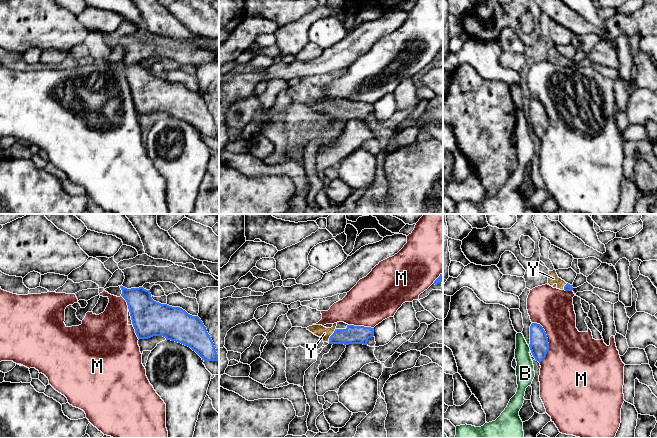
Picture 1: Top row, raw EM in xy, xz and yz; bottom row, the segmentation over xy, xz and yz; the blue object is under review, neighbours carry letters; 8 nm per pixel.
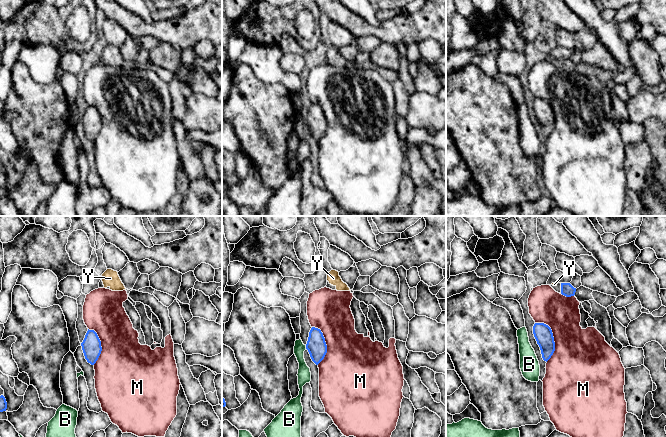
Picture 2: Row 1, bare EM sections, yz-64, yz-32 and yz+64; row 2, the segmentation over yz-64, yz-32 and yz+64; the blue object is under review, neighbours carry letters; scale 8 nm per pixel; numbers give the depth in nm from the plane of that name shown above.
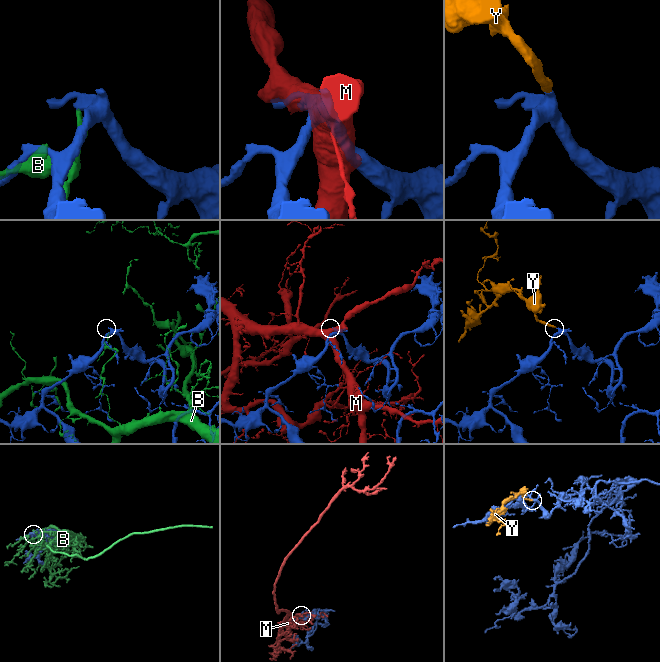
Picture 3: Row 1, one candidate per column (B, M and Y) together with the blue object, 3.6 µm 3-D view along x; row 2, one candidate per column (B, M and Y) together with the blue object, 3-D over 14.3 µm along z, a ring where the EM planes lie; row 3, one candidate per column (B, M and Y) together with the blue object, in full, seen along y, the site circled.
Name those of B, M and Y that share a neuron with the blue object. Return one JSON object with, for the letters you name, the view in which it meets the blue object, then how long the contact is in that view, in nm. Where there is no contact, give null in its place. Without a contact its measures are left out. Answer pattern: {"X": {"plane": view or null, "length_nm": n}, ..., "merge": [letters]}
{"Y": {"plane": "xz", "length_nm": 130}, "merge": ["Y"]}

